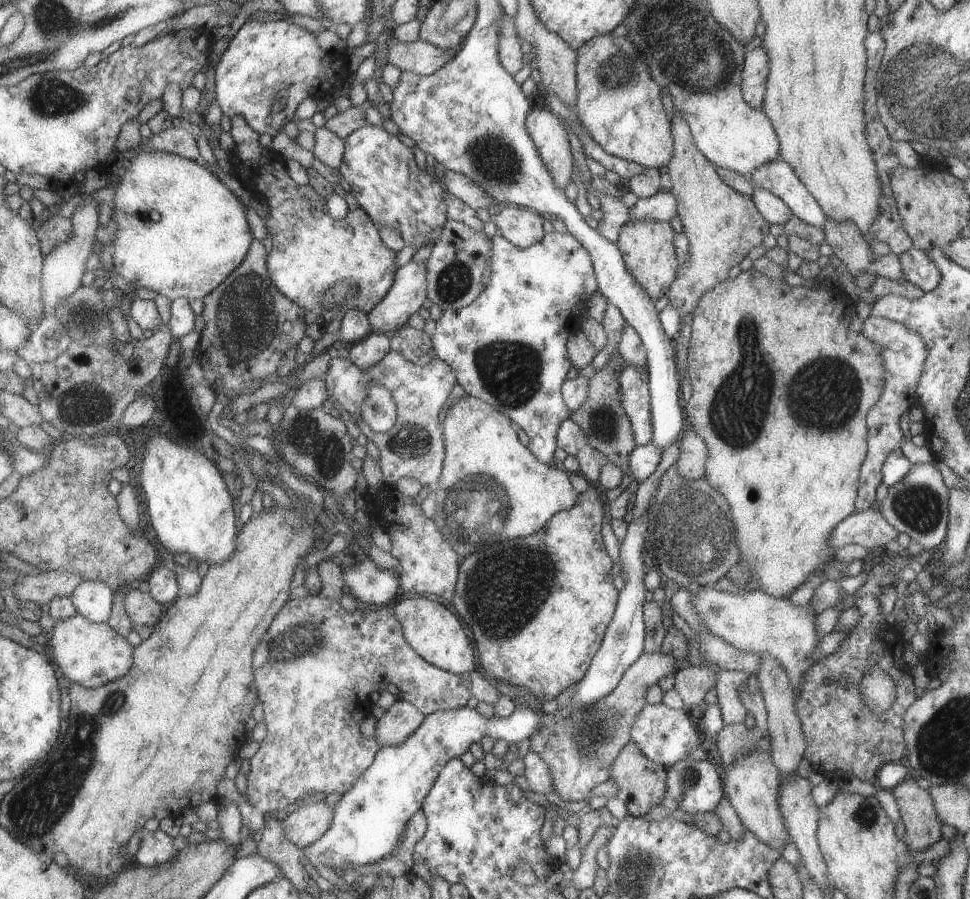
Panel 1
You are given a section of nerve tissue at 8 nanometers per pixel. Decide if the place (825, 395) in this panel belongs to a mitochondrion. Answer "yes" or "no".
yes

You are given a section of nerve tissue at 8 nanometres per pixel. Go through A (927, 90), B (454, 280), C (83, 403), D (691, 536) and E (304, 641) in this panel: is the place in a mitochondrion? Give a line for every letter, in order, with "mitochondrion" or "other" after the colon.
A: mitochondrion
B: mitochondrion
C: mitochondrion
D: mitochondrion
E: mitochondrion

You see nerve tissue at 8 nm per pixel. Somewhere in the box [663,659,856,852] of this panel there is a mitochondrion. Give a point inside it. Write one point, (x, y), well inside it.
(689, 778)

